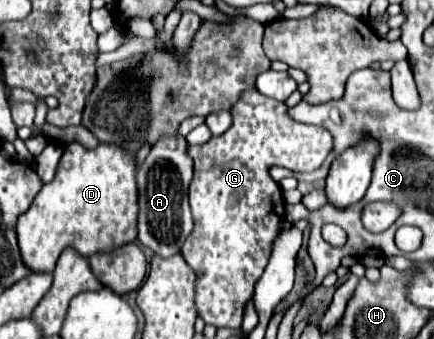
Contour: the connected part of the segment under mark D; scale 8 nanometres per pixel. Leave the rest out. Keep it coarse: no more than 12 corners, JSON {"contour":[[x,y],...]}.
{"contour":[[71,142],[17,222],[53,272],[137,238],[137,160]]}

